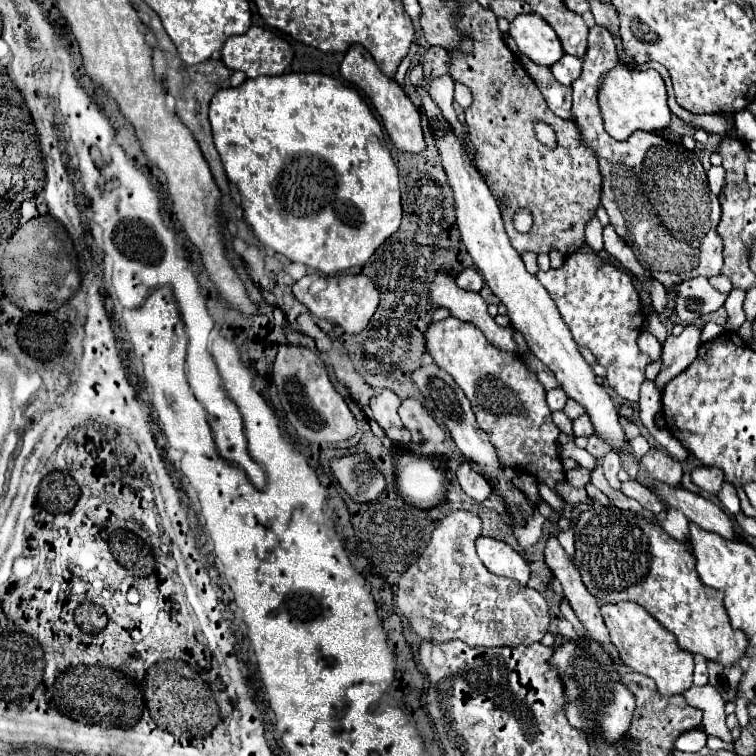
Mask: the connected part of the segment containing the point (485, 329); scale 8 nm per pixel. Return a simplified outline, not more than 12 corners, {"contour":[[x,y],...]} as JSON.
{"contour":[[438,275],[430,299],[476,325],[492,345],[518,353],[514,329],[500,327],[476,291]]}

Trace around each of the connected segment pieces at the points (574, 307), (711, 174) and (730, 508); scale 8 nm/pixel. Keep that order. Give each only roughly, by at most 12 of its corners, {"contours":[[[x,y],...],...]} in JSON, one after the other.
{"contours":[[[586,243],[536,273],[574,341],[636,403],[650,359],[632,275]],[[722,167],[708,169],[710,189],[718,195],[724,183]],[[724,483],[718,499],[730,515],[740,513],[740,501],[732,485]]]}

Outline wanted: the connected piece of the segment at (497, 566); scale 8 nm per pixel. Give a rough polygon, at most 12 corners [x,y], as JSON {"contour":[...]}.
{"contour":[[476,539],[480,561],[492,573],[528,583],[522,555],[504,541]]}

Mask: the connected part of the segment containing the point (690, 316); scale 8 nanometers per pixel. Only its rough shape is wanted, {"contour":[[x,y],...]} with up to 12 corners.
{"contour":[[706,277],[676,285],[674,307],[684,323],[720,309],[726,293]]}

